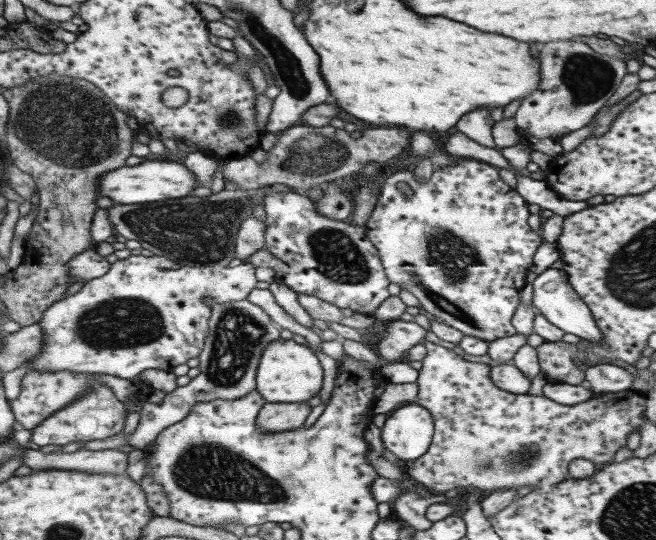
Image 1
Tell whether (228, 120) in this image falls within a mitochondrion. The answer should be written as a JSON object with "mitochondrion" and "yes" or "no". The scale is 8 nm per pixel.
{"mitochondrion":"yes"}

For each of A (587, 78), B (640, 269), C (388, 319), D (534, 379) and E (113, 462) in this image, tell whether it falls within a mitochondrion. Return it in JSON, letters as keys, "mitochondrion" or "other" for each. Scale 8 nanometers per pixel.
{"A":"mitochondrion","B":"mitochondrion","C":"other","D":"other","E":"other"}

